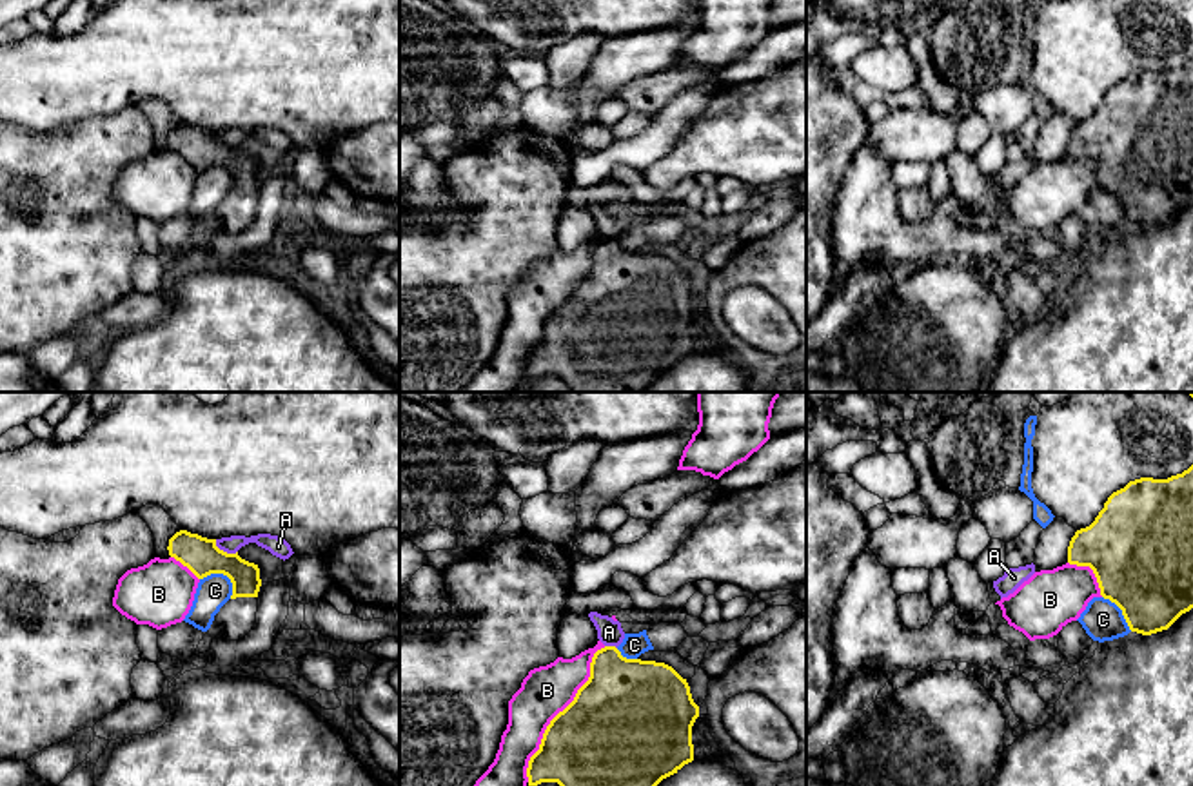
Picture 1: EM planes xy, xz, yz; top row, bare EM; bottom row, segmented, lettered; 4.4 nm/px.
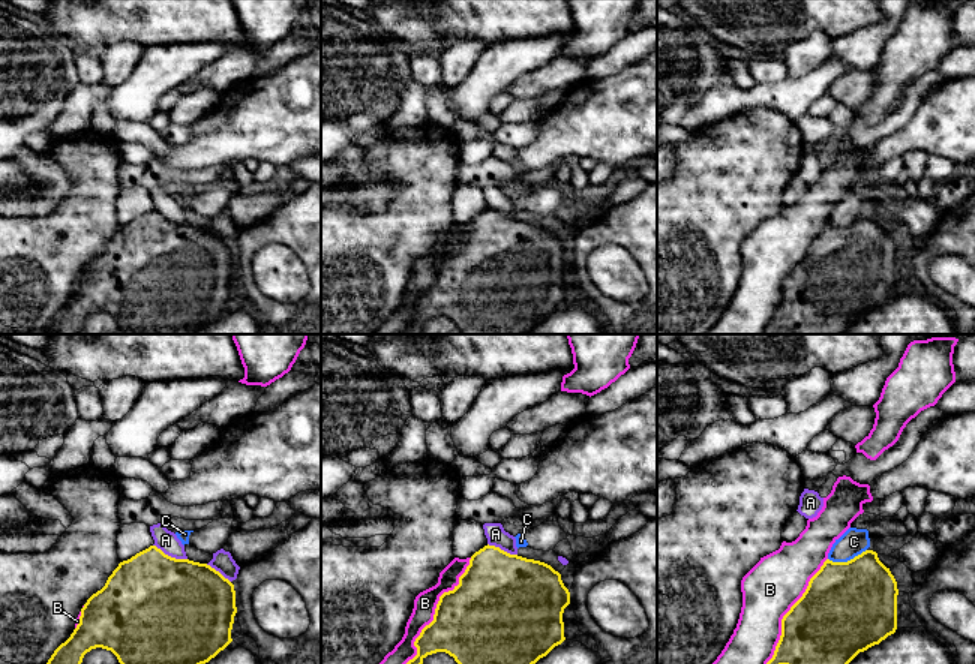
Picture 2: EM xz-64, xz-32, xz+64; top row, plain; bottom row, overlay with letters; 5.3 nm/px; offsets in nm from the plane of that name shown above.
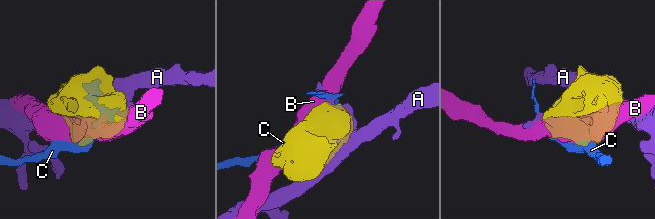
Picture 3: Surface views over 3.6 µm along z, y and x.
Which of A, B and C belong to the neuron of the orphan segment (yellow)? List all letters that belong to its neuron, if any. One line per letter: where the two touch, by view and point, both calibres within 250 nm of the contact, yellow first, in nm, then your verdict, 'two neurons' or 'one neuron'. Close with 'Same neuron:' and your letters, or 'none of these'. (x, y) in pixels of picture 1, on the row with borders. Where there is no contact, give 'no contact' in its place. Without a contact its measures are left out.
A: xy (222, 550) | 160/90 nm | two neurons
B: xz (560, 712) | 460/220 nm | two neurons
C: xy (224, 574) | 160/150 nm | two neurons
Same neuron: none of these

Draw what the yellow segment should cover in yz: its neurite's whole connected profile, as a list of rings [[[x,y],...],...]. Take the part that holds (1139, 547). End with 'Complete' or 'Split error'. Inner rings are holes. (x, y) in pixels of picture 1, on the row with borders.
[[[1193,465],[1168,479],[1140,477],[1113,492],[1095,521],[1071,537],[1068,563],[1093,570],[1100,595],[1122,610],[1131,632],[1168,630],[1193,608]]]. Complete

